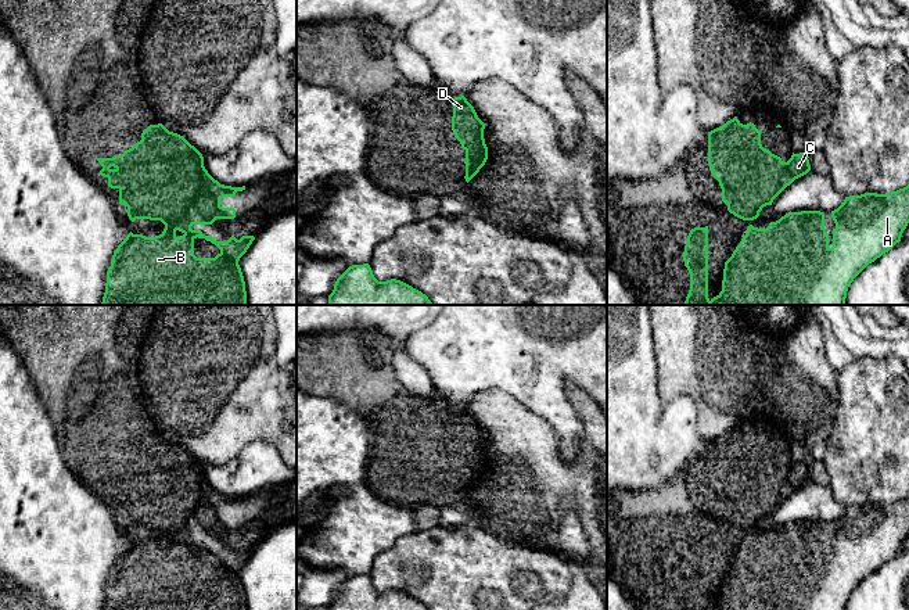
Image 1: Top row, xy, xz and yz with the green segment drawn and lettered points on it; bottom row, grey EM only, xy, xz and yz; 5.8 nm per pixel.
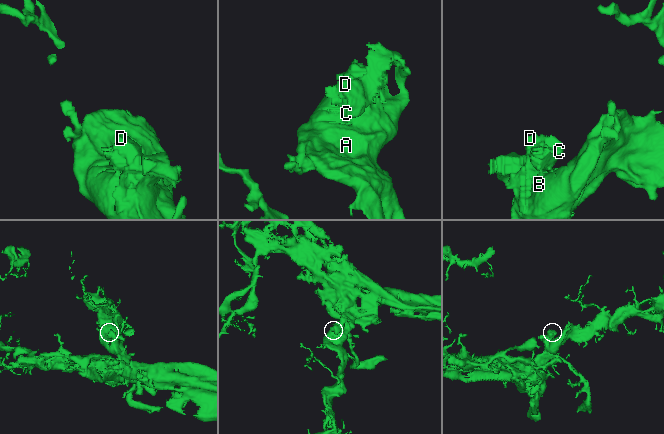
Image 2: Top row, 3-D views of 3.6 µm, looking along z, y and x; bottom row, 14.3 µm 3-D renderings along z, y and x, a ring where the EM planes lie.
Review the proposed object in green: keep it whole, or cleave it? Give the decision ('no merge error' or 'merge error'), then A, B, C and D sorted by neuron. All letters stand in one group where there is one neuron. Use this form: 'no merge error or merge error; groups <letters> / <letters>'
merge error; groups A B C / D

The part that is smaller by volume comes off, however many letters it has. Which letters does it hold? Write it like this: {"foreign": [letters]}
{"foreign": ["D"]}

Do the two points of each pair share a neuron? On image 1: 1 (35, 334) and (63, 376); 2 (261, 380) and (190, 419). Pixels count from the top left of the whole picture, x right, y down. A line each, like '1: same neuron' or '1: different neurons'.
1: same neuron
2: same neuron

